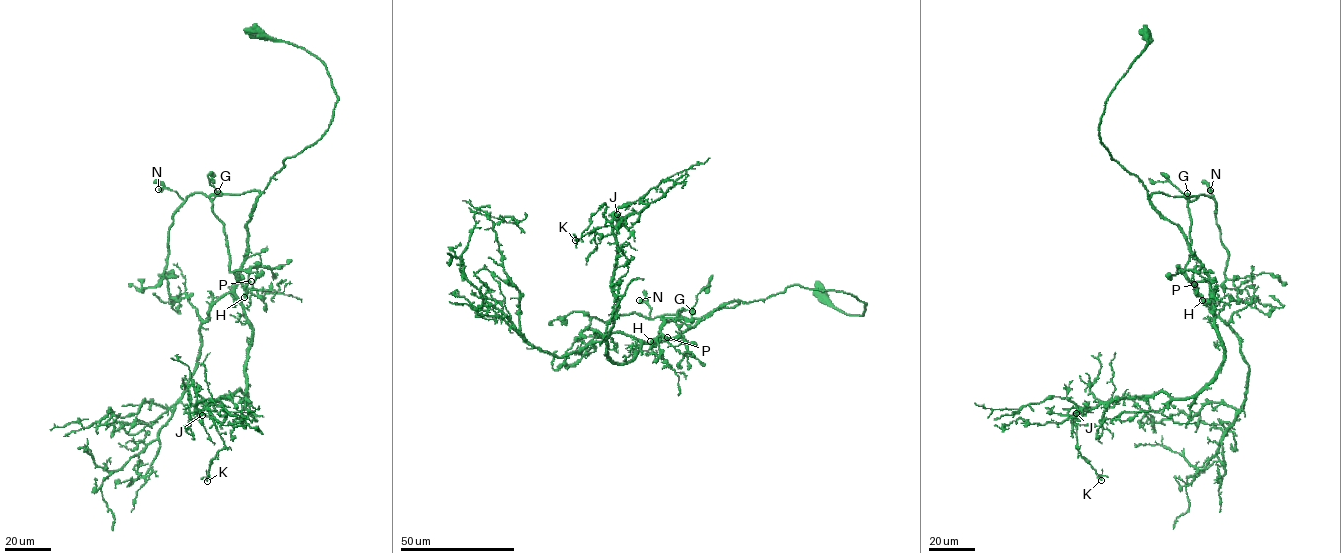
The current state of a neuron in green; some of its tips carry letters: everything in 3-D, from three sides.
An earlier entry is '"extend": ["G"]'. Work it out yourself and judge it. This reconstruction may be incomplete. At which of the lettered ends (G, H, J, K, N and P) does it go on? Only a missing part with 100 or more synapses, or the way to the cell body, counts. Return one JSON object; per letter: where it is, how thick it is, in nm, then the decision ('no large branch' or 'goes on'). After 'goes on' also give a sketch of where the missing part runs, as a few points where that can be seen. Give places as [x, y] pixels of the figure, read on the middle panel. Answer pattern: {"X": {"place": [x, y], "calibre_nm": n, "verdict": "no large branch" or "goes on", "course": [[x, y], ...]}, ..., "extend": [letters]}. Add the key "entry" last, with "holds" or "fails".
{"G": {"place": [692, 311], "calibre_nm": 440, "verdict": "no large branch"}, "H": {"place": [650, 341], "calibre_nm": 550, "verdict": "no large branch"}, "J": {"place": [617, 214], "calibre_nm": 550, "verdict": "no large branch"}, "K": {"place": [575, 240], "calibre_nm": 400, "verdict": "no large branch"}, "N": {"place": [639, 300], "calibre_nm": 550, "verdict": "no large branch"}, "P": {"place": [667, 337], "calibre_nm": 380, "verdict": "no large branch"}, "extend": [], "entry": "fails"}

